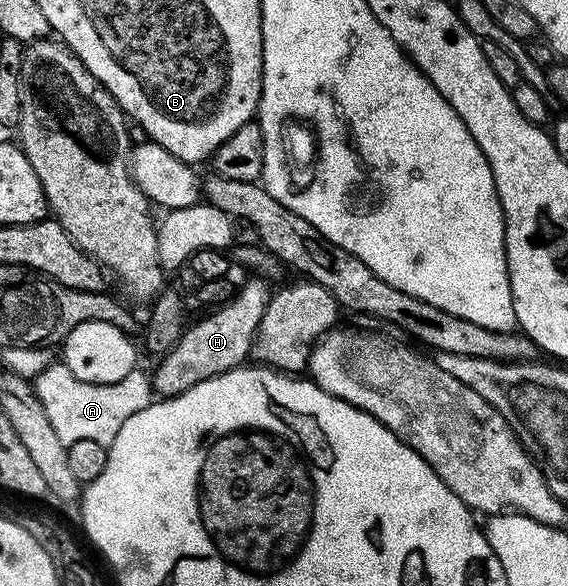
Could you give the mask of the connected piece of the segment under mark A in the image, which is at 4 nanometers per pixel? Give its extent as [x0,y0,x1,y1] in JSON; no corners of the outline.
[33,362,156,445]

